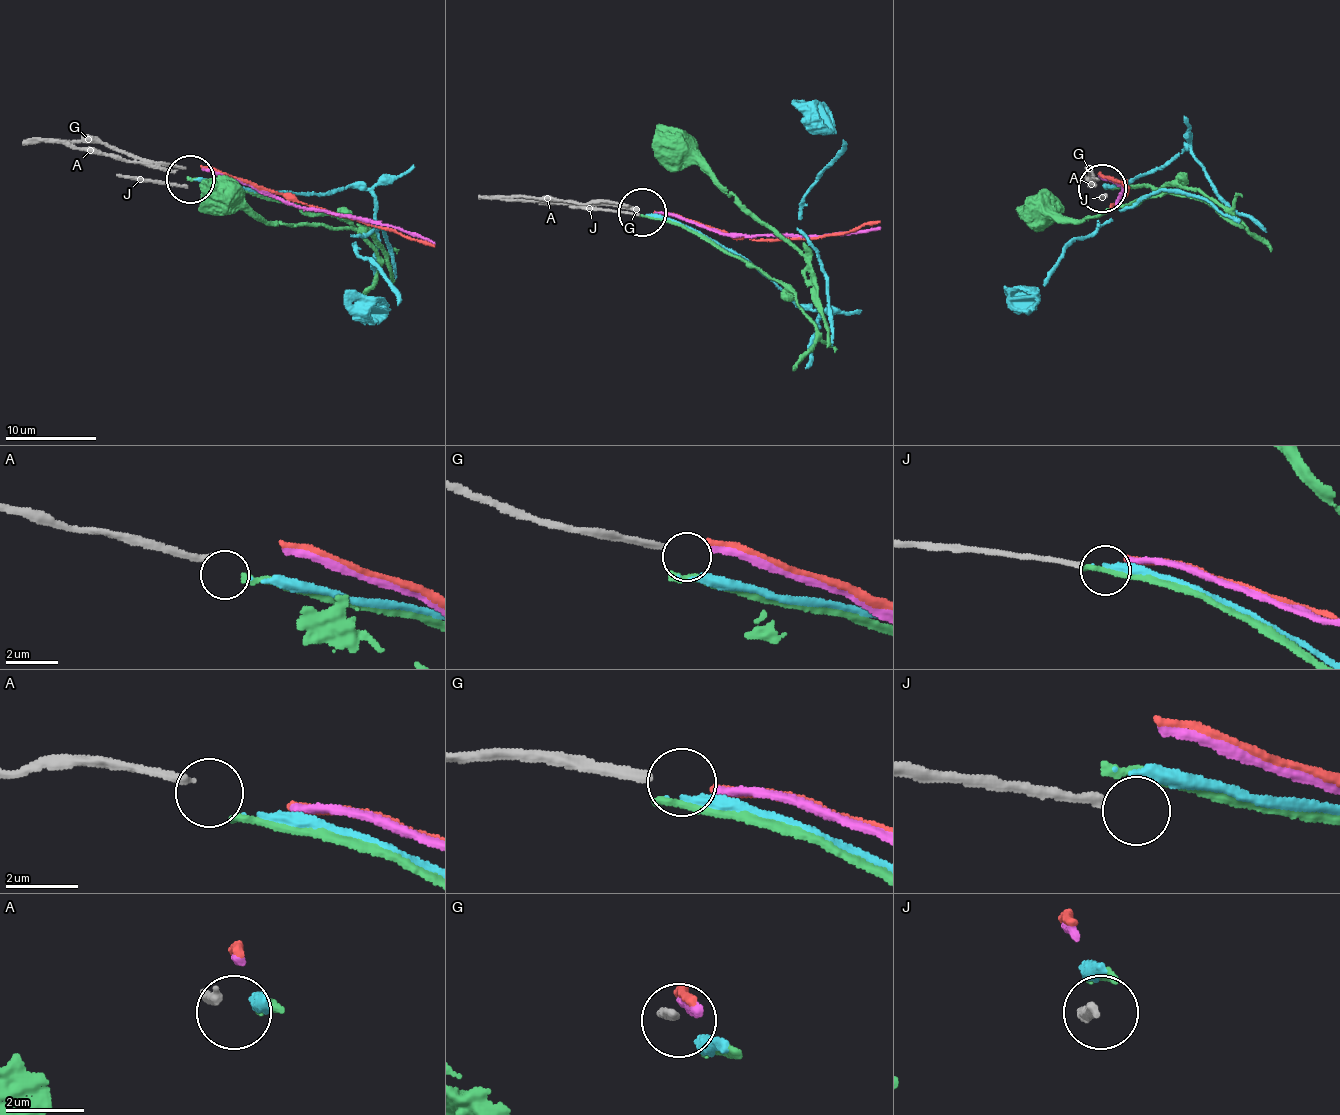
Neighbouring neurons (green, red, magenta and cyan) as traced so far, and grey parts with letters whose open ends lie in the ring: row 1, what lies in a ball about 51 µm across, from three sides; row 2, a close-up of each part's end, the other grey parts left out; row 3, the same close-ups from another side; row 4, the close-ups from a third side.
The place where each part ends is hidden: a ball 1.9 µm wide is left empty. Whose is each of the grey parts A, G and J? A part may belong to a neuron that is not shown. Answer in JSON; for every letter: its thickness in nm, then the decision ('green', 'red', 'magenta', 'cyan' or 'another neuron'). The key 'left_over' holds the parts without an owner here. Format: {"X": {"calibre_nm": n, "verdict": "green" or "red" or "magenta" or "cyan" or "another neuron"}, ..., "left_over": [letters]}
{"A": {"calibre_nm": 240, "verdict": "another neuron"}, "G": {"calibre_nm": 240, "verdict": "magenta"}, "J": {"calibre_nm": 220, "verdict": "another neuron"}, "left_over": ["A", "J"]}

